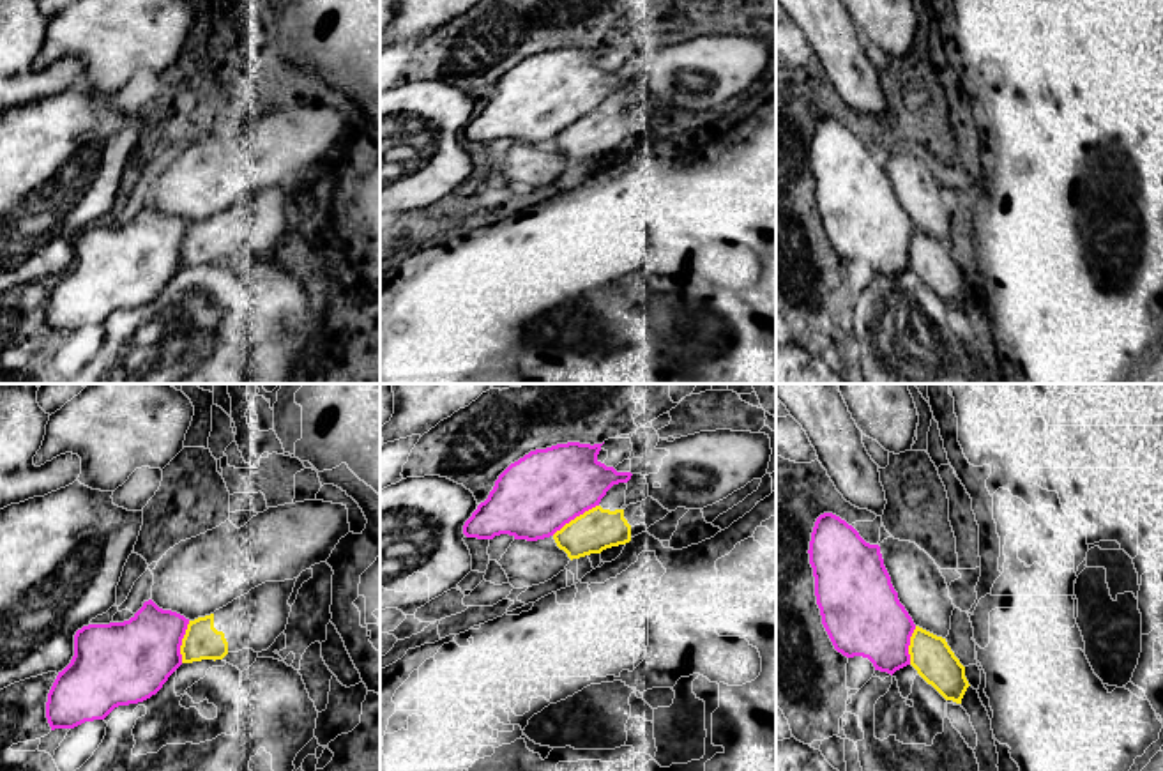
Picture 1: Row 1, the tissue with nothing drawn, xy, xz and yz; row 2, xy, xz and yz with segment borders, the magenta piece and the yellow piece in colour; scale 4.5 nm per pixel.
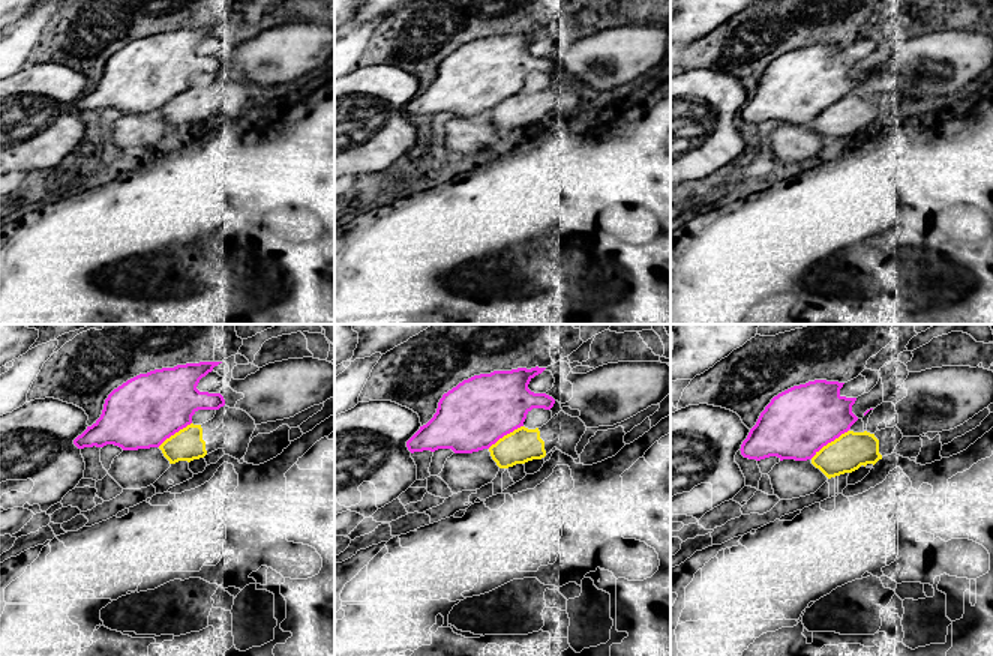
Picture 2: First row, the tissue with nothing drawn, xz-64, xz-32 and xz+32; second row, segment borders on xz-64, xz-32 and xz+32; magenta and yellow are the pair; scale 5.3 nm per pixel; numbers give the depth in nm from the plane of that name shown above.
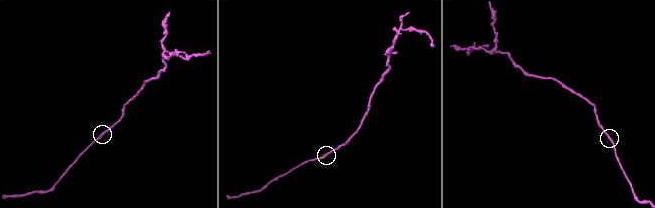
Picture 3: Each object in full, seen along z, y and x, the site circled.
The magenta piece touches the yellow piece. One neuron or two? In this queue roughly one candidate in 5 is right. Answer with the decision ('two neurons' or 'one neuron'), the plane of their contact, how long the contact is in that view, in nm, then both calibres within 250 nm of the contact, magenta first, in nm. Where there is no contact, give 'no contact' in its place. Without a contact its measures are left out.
two neurons; meets magenta in xz; contact 260 nm long; 360 nm thick on the magenta side, 190 nm on the other

